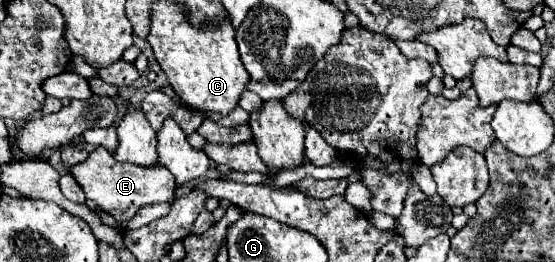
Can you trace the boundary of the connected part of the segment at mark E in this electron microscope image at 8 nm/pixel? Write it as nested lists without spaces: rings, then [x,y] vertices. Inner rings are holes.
[[[96,148],[84,164],[78,164],[68,170],[76,182],[82,186],[88,200],[94,200],[108,214],[112,214],[120,224],[134,218],[136,212],[146,204],[170,202],[176,196],[178,184],[174,184],[174,176],[166,172],[160,164],[154,168],[138,168],[136,164],[118,164],[106,148]]]

